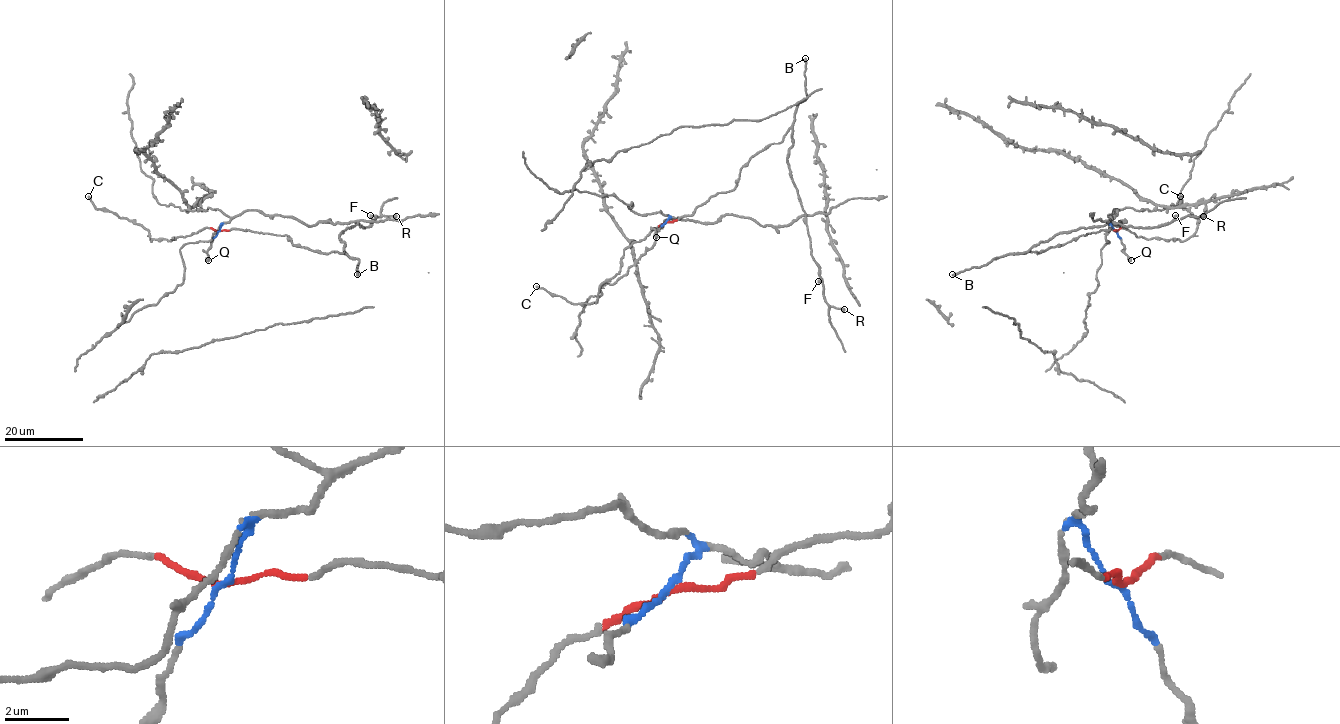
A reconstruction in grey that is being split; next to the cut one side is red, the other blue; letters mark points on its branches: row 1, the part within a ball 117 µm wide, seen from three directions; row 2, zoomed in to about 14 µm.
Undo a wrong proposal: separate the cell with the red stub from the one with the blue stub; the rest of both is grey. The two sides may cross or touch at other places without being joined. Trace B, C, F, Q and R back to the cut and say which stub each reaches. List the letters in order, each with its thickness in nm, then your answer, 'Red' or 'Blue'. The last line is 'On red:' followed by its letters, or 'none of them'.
B: Thickness 360 nm. Red
C: Thickness 240 nm. Red
F: Thickness 360 nm. Red
Q: Thickness 550 nm. Blue
R: Thickness 480 nm. Red
On red: B, C, F, R

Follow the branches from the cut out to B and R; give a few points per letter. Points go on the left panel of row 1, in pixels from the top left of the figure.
B: (218, 231), (243, 229), (283, 235), (293, 244), (311, 250), (345, 253), (359, 261), (357, 274)
R: (218, 231), (283, 235), (311, 250), (342, 253), (339, 235), (347, 227), (368, 227), (376, 215), (396, 215)

